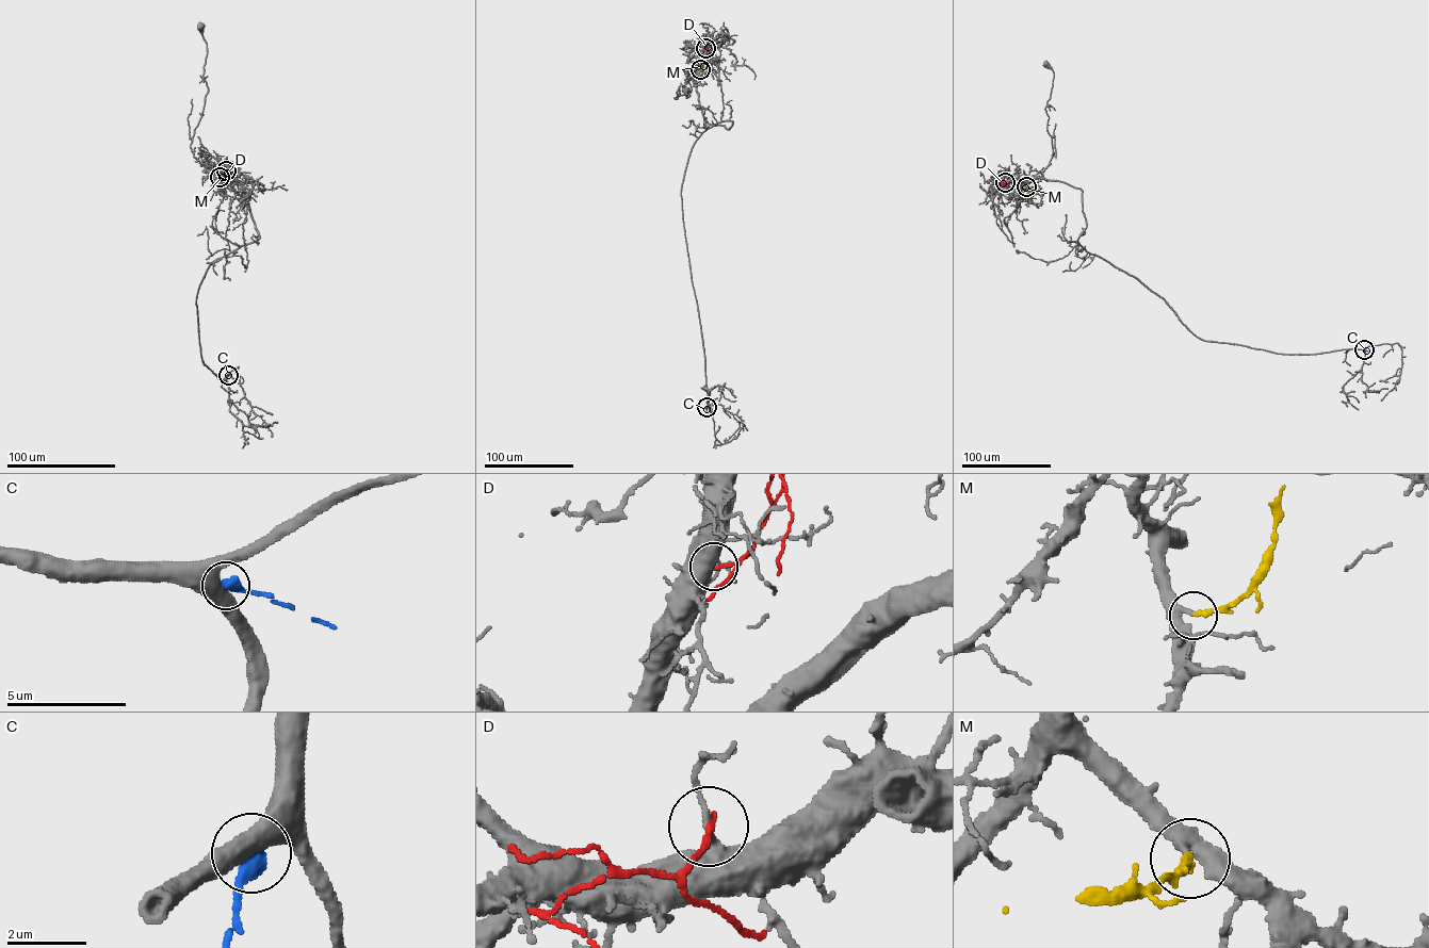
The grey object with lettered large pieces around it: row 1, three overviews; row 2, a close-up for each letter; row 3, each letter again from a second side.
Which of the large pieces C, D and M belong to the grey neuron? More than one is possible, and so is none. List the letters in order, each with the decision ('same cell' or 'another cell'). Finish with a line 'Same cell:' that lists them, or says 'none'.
C: another cell
D: another cell
M: same cell
Same cell: M

